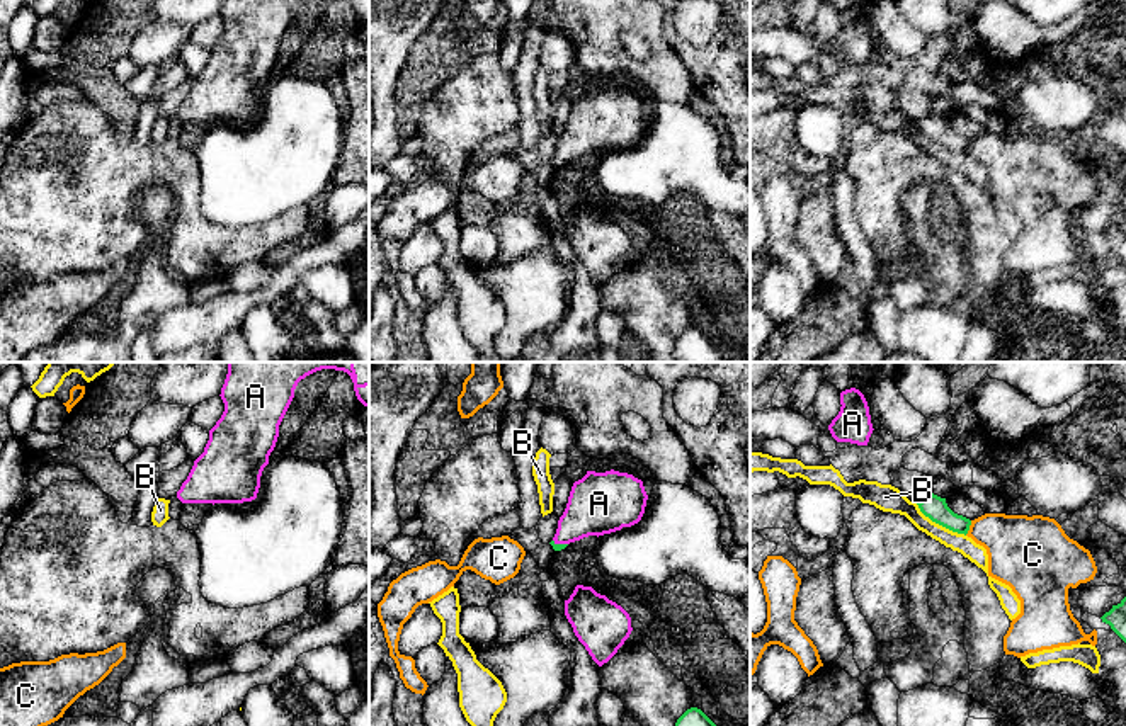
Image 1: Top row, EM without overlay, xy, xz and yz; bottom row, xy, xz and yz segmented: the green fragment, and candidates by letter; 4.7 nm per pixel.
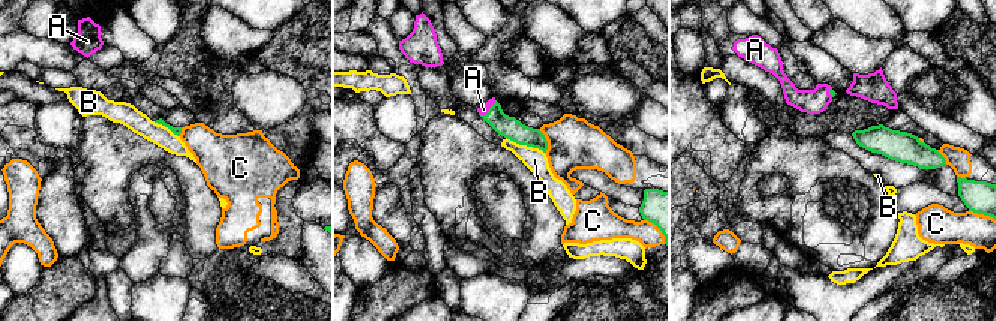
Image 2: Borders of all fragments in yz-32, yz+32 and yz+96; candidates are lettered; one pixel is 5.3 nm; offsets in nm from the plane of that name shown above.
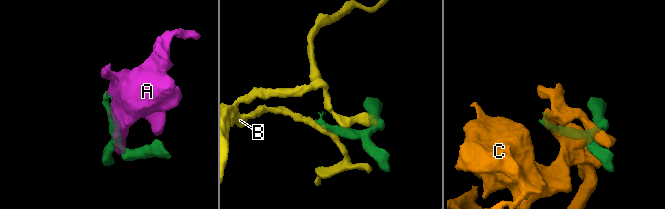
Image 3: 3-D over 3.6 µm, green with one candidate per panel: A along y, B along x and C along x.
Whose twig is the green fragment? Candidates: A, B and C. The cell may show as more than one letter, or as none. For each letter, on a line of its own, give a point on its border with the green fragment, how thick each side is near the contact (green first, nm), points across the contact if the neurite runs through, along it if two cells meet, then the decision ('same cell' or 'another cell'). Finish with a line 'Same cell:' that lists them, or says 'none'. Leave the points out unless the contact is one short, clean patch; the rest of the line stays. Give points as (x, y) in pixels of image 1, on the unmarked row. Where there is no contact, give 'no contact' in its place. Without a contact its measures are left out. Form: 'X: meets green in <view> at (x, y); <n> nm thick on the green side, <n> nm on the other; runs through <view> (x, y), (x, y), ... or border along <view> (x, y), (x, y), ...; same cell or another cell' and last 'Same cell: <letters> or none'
A: meets green in xz at (560, 164); 30 nm thick on the green side, 280 nm on the other; runs through xz (555, 165), (560, 164), (596, 124); same cell
B: meets green in yz at (939, 143); 120 nm thick on the green side, 110 nm on the other; border along yz (915, 123), (932, 140), (965, 155); another cell
C: meets green in yz at (968, 147); 120 nm thick on the green side, 300 nm on the other; another cell
Same cell: A

